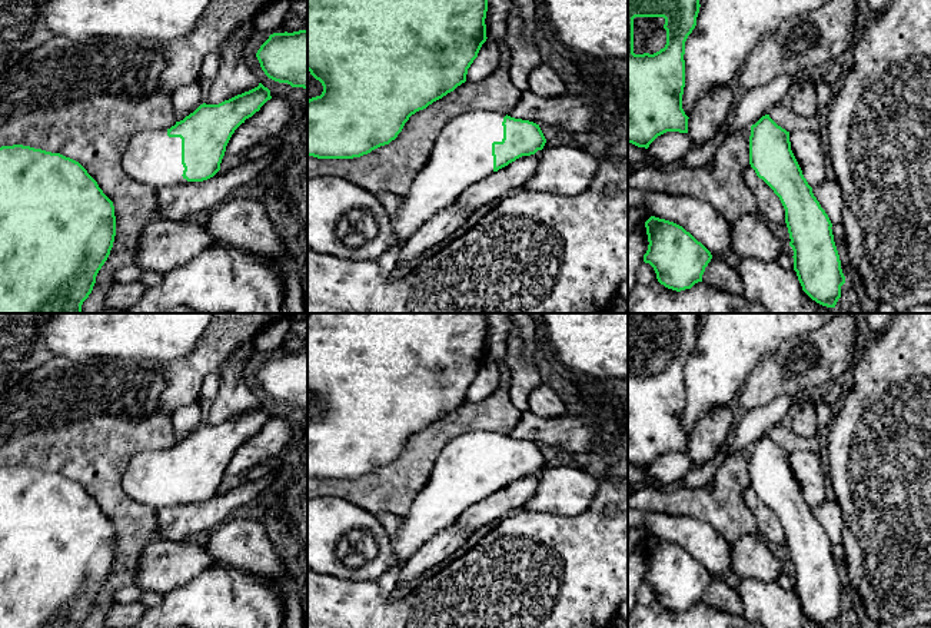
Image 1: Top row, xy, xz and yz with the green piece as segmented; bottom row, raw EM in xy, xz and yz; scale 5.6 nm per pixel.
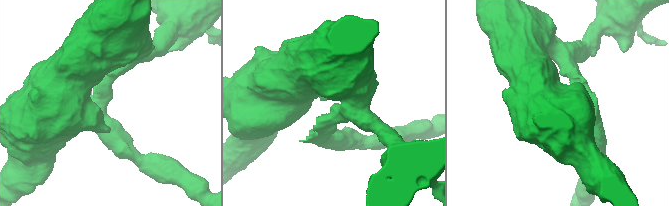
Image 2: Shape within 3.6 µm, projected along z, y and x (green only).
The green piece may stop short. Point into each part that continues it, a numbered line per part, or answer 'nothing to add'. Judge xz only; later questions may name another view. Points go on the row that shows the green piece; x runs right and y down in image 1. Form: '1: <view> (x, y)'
1: xz (462, 155)

